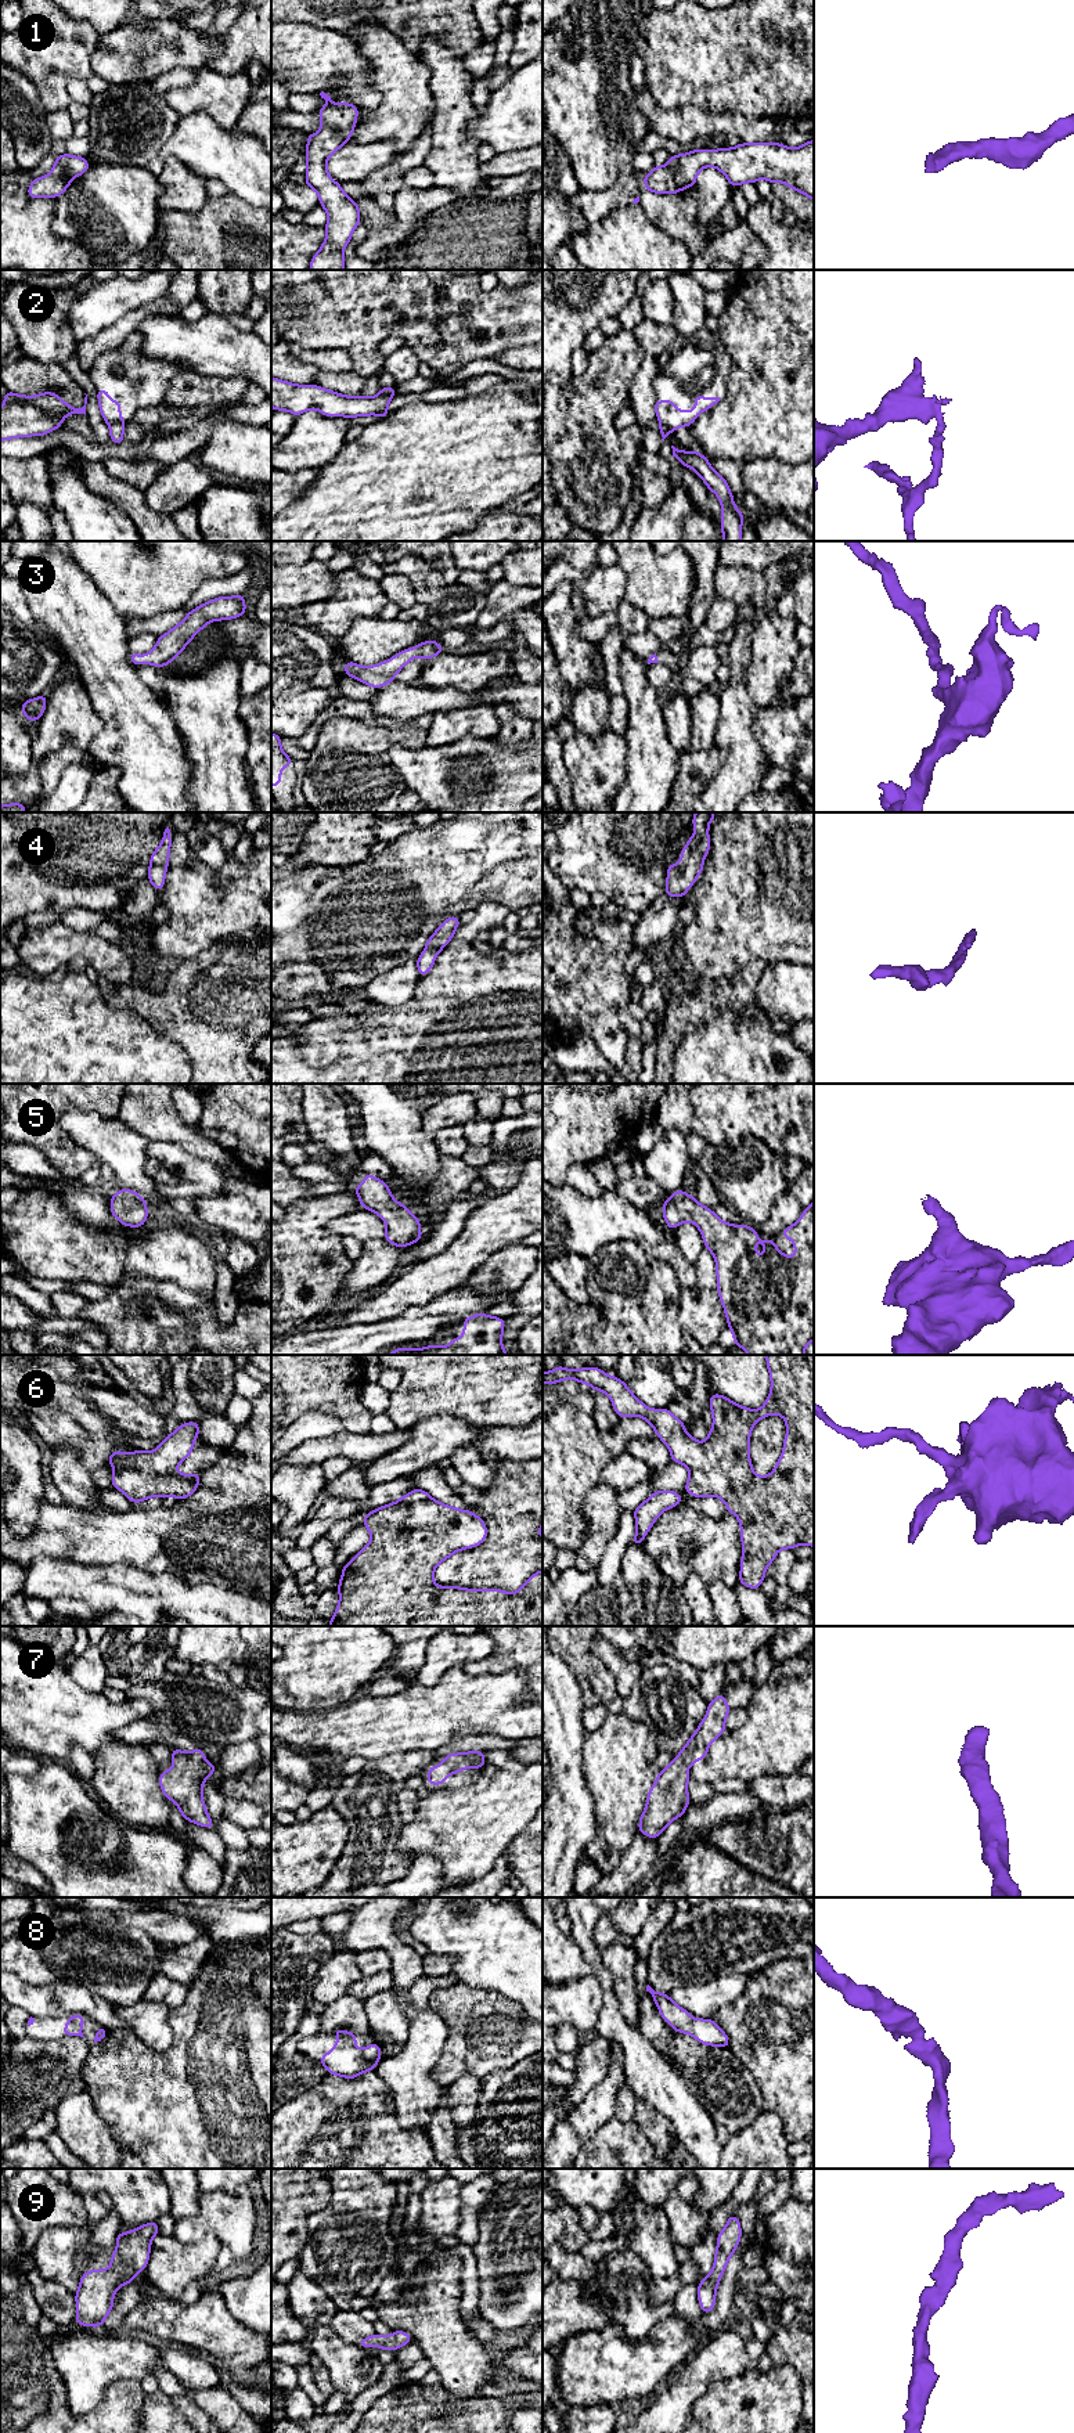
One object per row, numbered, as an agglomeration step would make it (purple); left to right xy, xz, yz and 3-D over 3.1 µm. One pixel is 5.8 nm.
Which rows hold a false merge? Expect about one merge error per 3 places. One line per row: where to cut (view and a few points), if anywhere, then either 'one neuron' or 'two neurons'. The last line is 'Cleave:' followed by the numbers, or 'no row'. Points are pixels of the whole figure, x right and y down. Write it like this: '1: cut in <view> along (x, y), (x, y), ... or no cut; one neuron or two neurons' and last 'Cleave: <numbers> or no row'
1: no cut; one neuron
2: cut in xy along (123, 424), (112, 424), (110, 426); two neurons
3: no cut; one neuron
4: no cut; one neuron
5: no cut; one neuron
6: no cut; one neuron
7: no cut; one neuron
8: no cut; one neuron
9: no cut; one neuron
Cleave: 2

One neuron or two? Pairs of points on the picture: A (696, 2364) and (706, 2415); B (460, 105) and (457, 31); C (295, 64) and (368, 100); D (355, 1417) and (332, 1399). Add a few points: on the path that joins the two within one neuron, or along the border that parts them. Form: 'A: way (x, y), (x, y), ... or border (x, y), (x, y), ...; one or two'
A: border (730, 2378), (716, 2381), (694, 2404), (687, 2418); two
B: border (447, 46), (462, 57); two
C: way (316, 64), (342, 64), (356, 79); one
D: way (349, 1412), (338, 1401); one

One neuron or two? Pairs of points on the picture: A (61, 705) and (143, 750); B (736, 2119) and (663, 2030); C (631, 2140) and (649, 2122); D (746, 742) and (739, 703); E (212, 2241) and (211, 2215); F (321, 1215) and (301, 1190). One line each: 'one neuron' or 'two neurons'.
A: two neurons
B: one neuron
C: two neurons
D: one neuron
E: two neurons
F: two neurons

